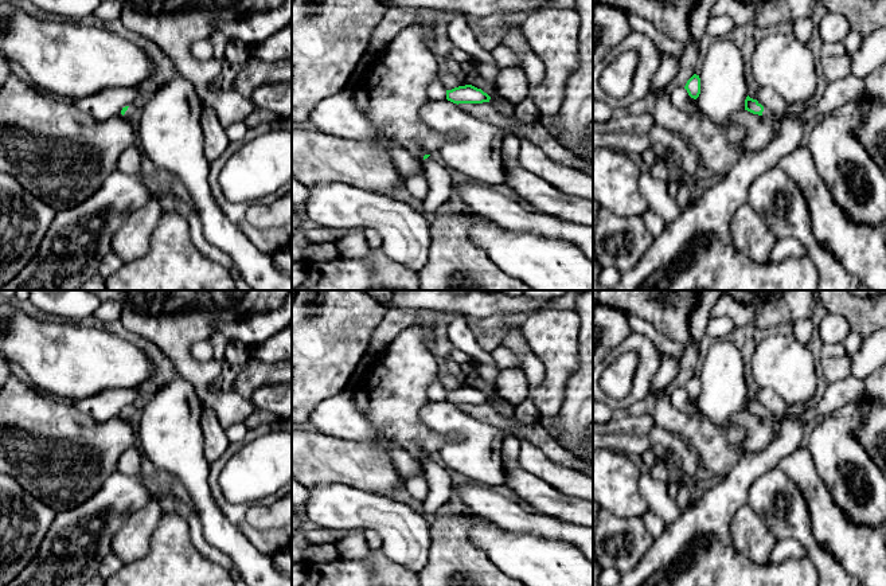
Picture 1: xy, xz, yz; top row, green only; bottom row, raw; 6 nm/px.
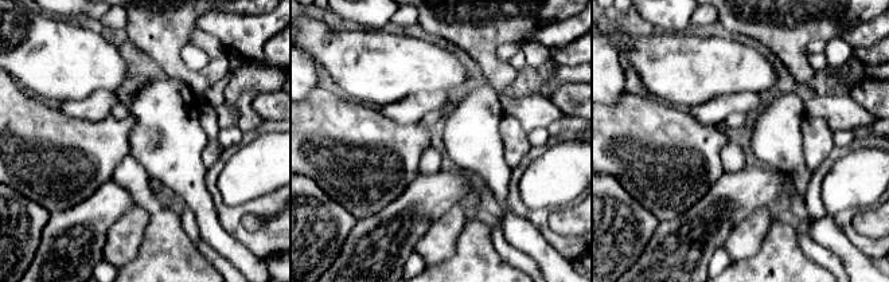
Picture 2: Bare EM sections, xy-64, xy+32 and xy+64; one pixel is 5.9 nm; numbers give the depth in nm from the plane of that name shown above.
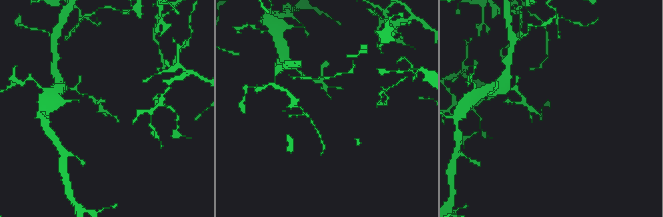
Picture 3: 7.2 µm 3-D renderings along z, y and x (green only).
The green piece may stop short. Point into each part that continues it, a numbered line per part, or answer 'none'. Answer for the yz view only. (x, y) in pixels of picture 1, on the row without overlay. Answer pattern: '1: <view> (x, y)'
1: yz (773, 418)

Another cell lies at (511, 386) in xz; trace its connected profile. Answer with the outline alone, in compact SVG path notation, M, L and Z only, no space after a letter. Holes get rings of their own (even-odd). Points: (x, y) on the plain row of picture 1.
M522 368L500 370L496 388L499 399L507 401L514 406L520 405L527 398L527 386Z

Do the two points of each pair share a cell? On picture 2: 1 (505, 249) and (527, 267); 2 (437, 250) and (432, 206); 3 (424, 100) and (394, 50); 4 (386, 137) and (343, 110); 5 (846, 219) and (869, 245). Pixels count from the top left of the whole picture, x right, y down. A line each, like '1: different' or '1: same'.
1: same
2: different
3: different
4: same
5: same

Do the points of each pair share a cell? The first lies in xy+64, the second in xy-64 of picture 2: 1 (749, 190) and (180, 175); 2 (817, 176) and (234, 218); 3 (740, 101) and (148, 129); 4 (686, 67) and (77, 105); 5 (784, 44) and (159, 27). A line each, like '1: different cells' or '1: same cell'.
1: different cells
2: same cell
3: different cells
4: different cells
5: same cell

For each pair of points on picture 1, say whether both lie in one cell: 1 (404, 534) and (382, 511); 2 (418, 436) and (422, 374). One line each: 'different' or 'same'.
1: same
2: same

